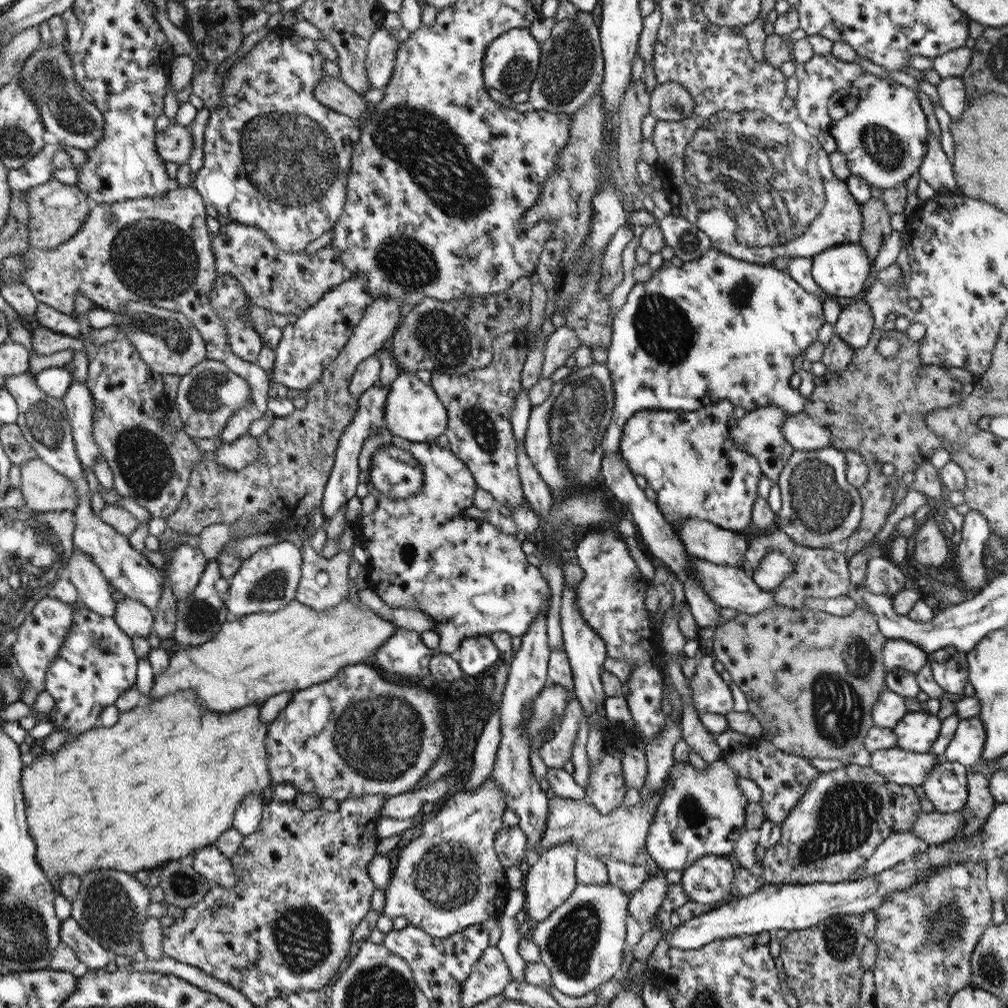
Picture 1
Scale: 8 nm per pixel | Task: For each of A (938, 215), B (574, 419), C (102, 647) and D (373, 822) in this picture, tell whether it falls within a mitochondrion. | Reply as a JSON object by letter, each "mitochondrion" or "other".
{"A":"other","B":"mitochondrion","C":"mitochondrion","D":"other"}

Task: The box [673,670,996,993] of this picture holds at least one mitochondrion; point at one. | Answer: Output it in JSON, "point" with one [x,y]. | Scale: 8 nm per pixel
{"point":[848,811]}

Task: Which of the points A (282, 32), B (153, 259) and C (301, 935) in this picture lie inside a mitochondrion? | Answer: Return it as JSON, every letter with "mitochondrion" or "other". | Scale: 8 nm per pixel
{"A":"other","B":"mitochondrion","C":"mitochondrion"}

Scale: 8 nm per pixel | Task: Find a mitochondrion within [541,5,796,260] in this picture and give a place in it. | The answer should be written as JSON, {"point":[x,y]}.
{"point":[589,142]}

